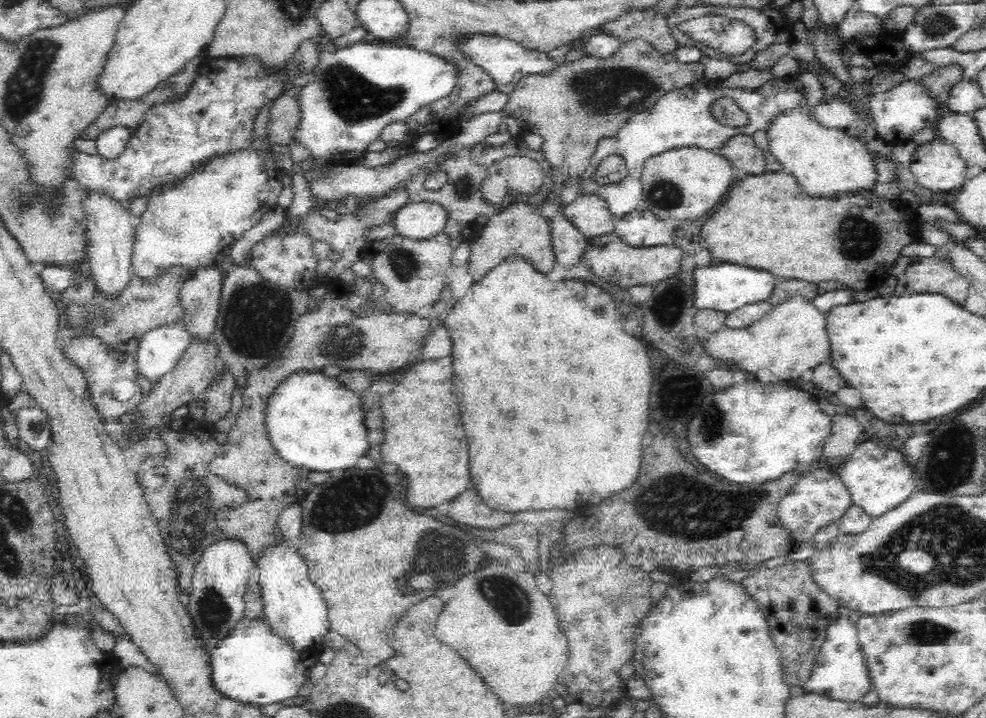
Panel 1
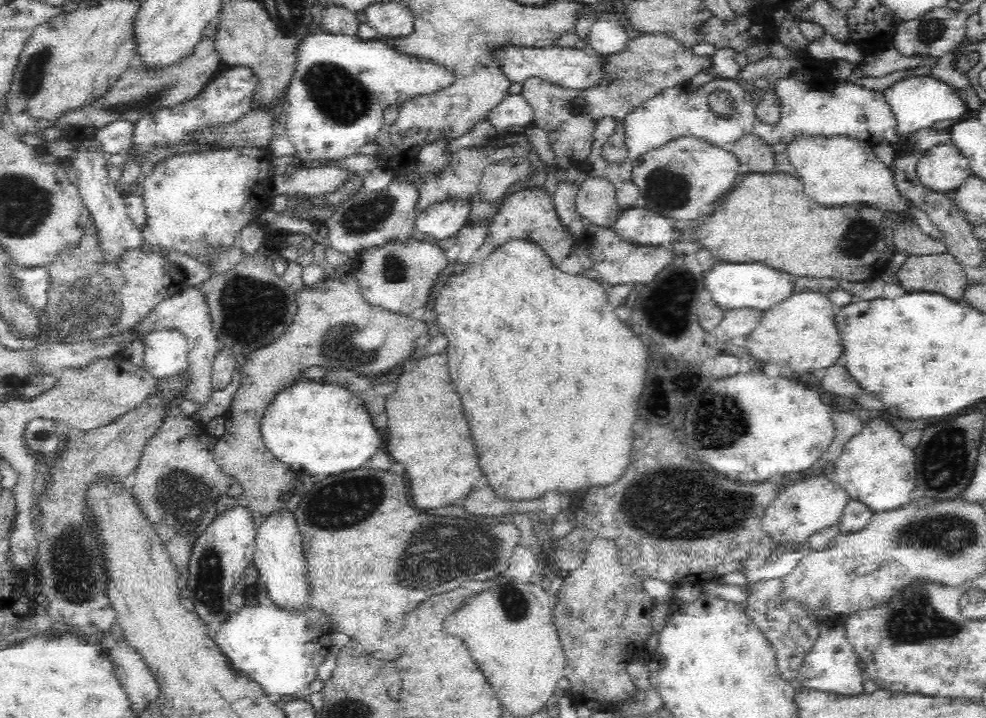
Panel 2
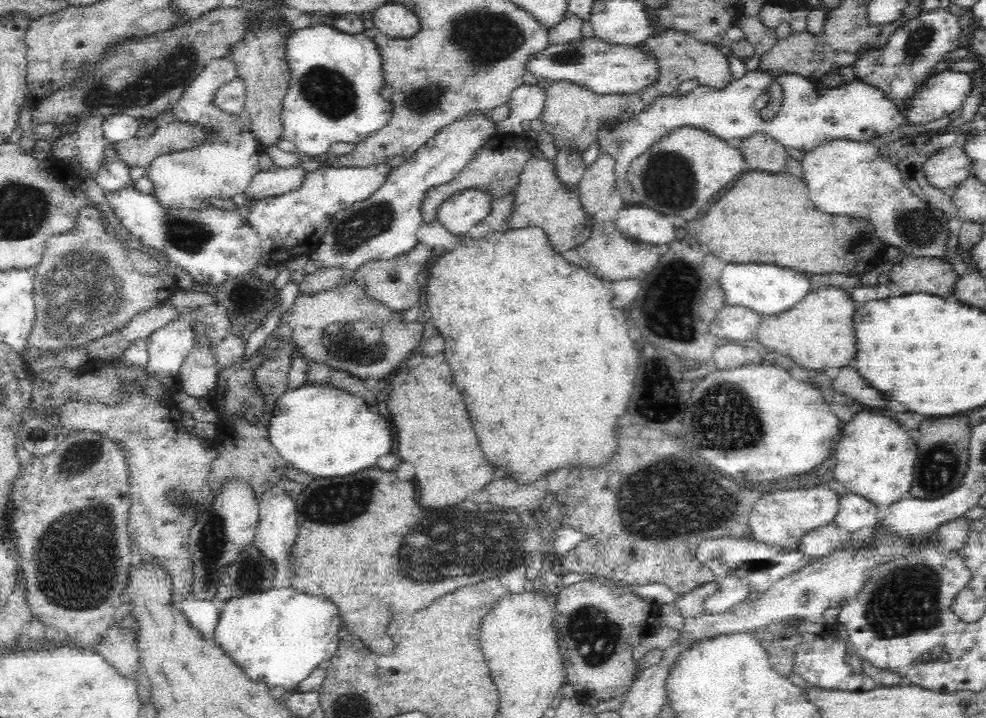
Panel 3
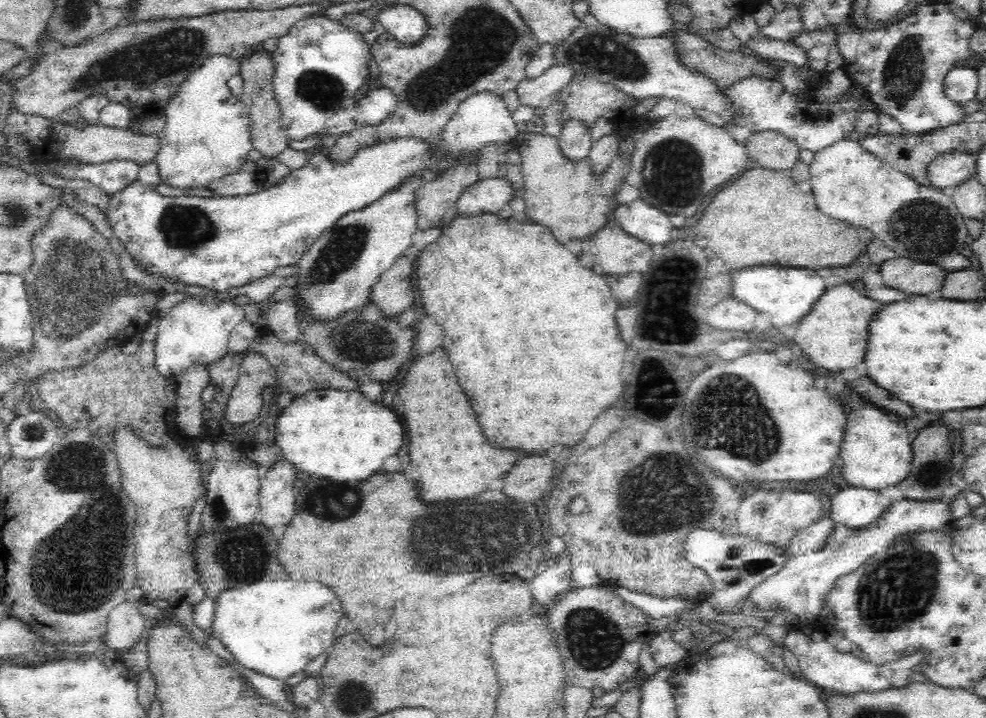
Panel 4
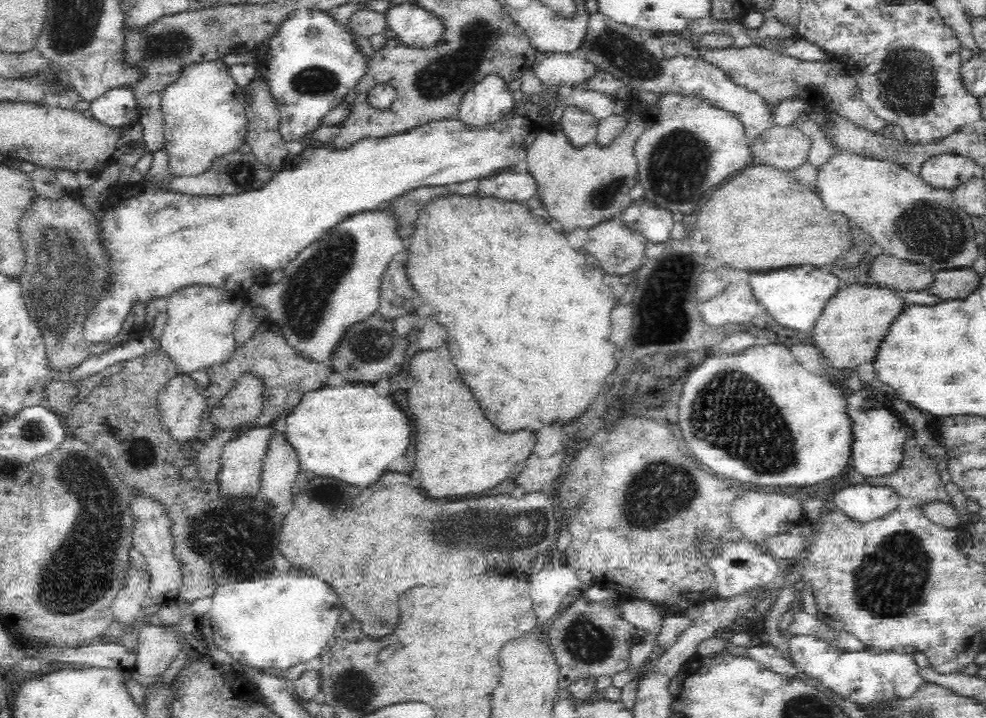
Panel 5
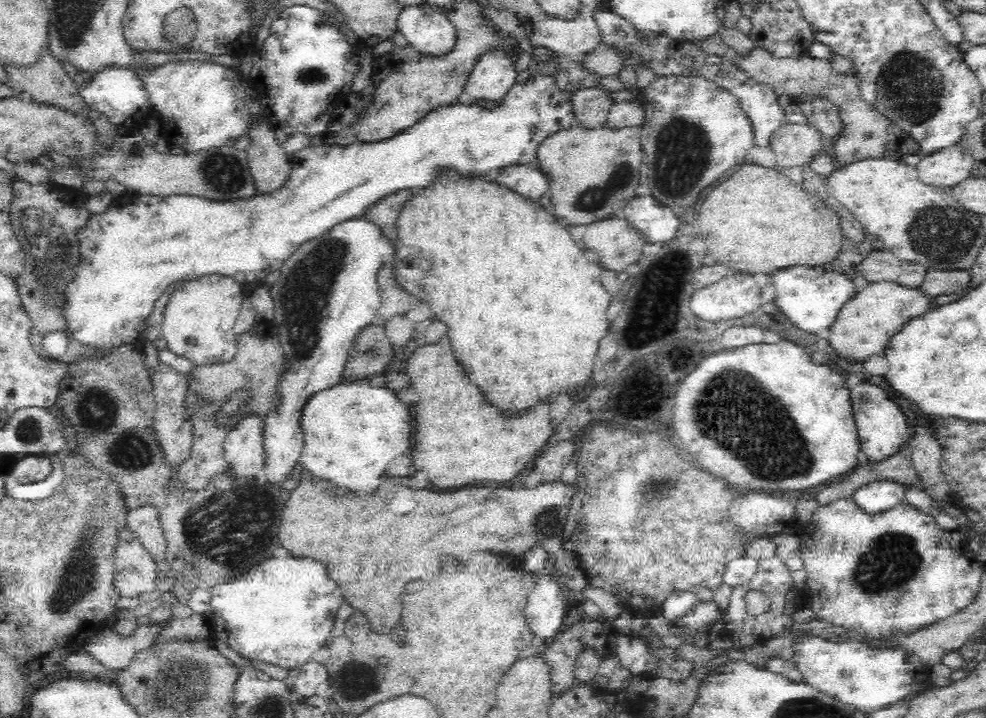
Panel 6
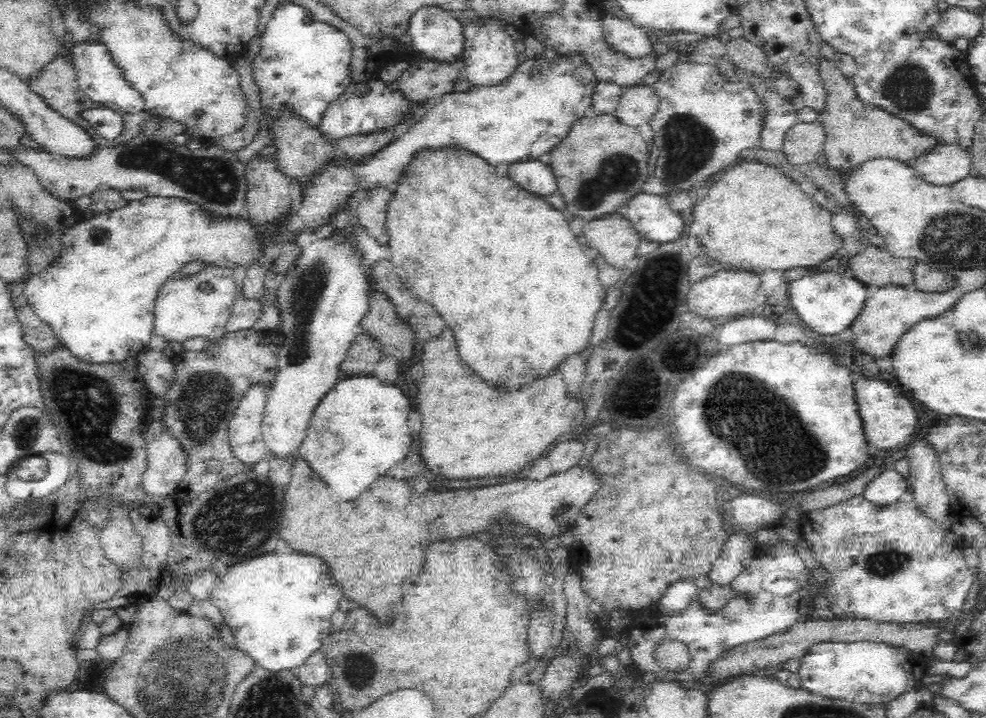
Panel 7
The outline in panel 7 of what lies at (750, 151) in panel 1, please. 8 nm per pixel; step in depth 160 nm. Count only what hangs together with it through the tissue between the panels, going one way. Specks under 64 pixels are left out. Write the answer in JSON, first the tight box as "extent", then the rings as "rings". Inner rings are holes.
{"extent":[784,122,826,165],"rings":[[[797,122],[784,136],[785,161],[794,165],[808,165],[824,151],[826,133],[821,123]]]}

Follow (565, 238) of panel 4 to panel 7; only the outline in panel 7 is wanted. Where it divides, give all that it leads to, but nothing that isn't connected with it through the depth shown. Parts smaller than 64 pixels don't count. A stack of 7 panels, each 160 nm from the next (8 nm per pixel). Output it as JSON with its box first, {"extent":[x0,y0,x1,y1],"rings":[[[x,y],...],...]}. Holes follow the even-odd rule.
{"extent":[549,114,651,221],"rings":[[[599,114],[581,118],[574,123],[566,138],[550,152],[549,166],[557,179],[558,190],[567,212],[573,217],[592,221],[611,213],[623,212],[629,198],[642,192],[642,186],[651,176],[648,172],[648,146],[636,127],[625,125],[615,114]]]}

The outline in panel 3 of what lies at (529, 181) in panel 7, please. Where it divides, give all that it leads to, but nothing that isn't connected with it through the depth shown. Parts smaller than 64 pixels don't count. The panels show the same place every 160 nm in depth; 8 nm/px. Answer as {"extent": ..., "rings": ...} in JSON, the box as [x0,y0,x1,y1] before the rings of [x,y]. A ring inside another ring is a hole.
{"extent":[437,189,493,236],"rings":[[[488,189],[458,191],[440,206],[437,221],[453,234],[462,236],[492,213],[493,201]]]}

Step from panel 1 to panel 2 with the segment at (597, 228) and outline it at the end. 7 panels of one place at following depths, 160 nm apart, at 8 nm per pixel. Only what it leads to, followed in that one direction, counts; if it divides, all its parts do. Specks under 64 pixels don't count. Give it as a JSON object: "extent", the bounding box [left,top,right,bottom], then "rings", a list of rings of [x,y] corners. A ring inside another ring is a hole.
{"extent":[576,176,621,227],"rings":[[[588,176],[578,189],[576,198],[577,212],[584,219],[587,219],[591,226],[612,227],[621,211],[616,200],[614,184],[608,178],[602,178],[602,176]]]}

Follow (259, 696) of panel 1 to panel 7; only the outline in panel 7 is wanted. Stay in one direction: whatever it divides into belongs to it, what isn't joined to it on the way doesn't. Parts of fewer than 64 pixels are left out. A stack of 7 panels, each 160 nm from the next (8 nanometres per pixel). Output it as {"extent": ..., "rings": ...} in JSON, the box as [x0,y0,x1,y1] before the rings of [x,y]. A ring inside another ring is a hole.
{"extent":[212,554,342,672],"rings":[[[260,554],[258,558],[248,558],[244,562],[232,564],[230,570],[220,577],[218,586],[212,590],[212,603],[222,613],[223,624],[231,628],[236,648],[246,652],[255,665],[280,672],[296,671],[314,652],[327,645],[331,635],[330,617],[338,610],[338,602],[342,600],[340,586],[336,584],[330,566],[310,554]]]}

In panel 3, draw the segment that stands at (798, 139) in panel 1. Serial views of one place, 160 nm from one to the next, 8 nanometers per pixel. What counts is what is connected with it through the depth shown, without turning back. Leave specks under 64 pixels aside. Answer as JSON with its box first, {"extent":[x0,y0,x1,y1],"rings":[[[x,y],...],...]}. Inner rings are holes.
{"extent":[801,139,956,262],"rings":[[[844,139],[831,141],[804,154],[801,164],[804,175],[803,183],[810,192],[812,202],[816,204],[816,208],[820,212],[864,219],[871,225],[884,245],[897,248],[905,256],[939,258],[948,262],[956,259],[952,251],[949,250],[948,244],[950,220],[952,219],[940,208],[931,207],[930,203],[916,196],[912,189],[904,183],[899,168],[888,159],[881,157],[878,149],[871,142]]]}

